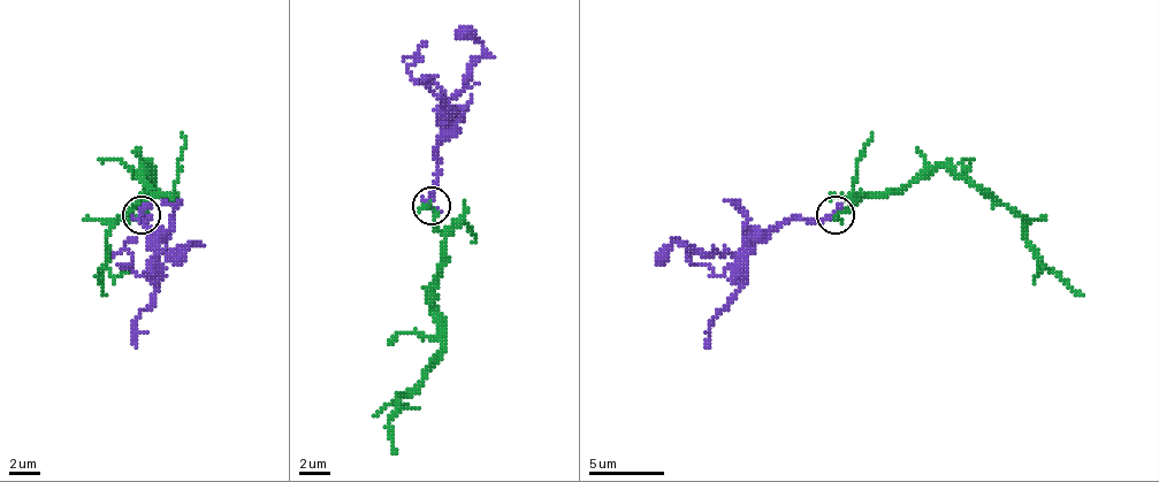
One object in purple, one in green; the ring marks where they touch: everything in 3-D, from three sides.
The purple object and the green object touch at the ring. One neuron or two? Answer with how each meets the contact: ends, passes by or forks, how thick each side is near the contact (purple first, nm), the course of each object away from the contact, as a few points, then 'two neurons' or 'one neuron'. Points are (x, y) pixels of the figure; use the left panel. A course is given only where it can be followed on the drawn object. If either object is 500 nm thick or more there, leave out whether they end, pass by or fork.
purple ends; green ends; calibres 320 and 170 nm; course purple (139, 215), (147, 227), (151, 276), (117, 265), (132, 261), (124, 245), (136, 238); course green (139, 215), (144, 204), (155, 193), (144, 177), (144, 167), (147, 189), (117, 219), (98, 268), (106, 295); two neurons

